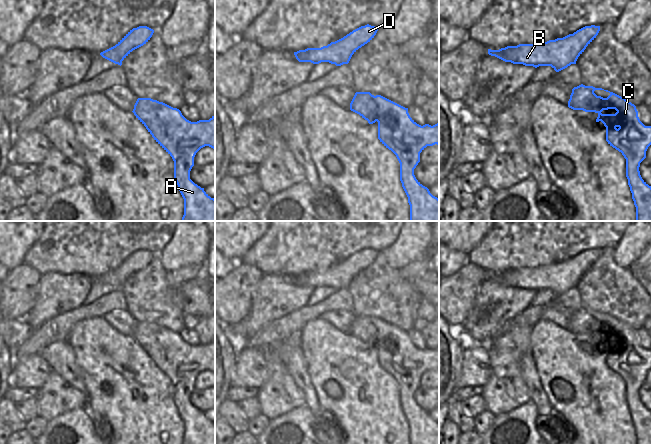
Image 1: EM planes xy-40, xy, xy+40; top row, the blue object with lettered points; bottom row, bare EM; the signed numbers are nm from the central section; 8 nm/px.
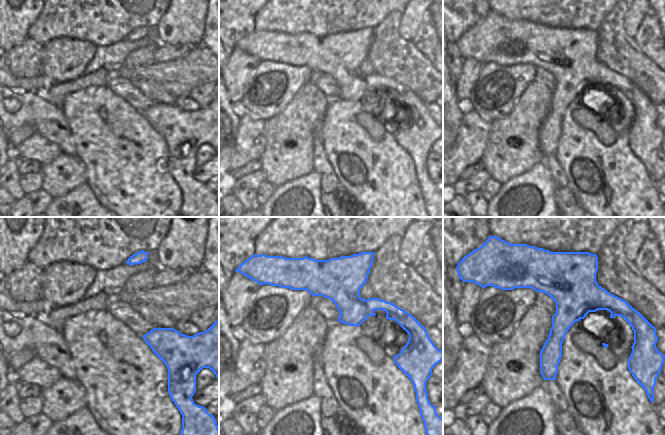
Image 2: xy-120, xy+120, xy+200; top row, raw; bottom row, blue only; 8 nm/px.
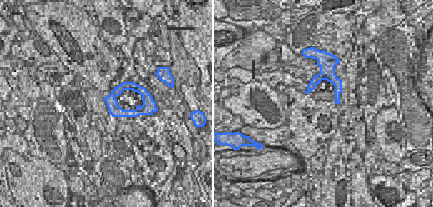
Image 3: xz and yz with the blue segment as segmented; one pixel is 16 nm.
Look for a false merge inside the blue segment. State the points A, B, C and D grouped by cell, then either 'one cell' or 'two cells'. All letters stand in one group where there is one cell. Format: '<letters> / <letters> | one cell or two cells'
A B C D | one cell

